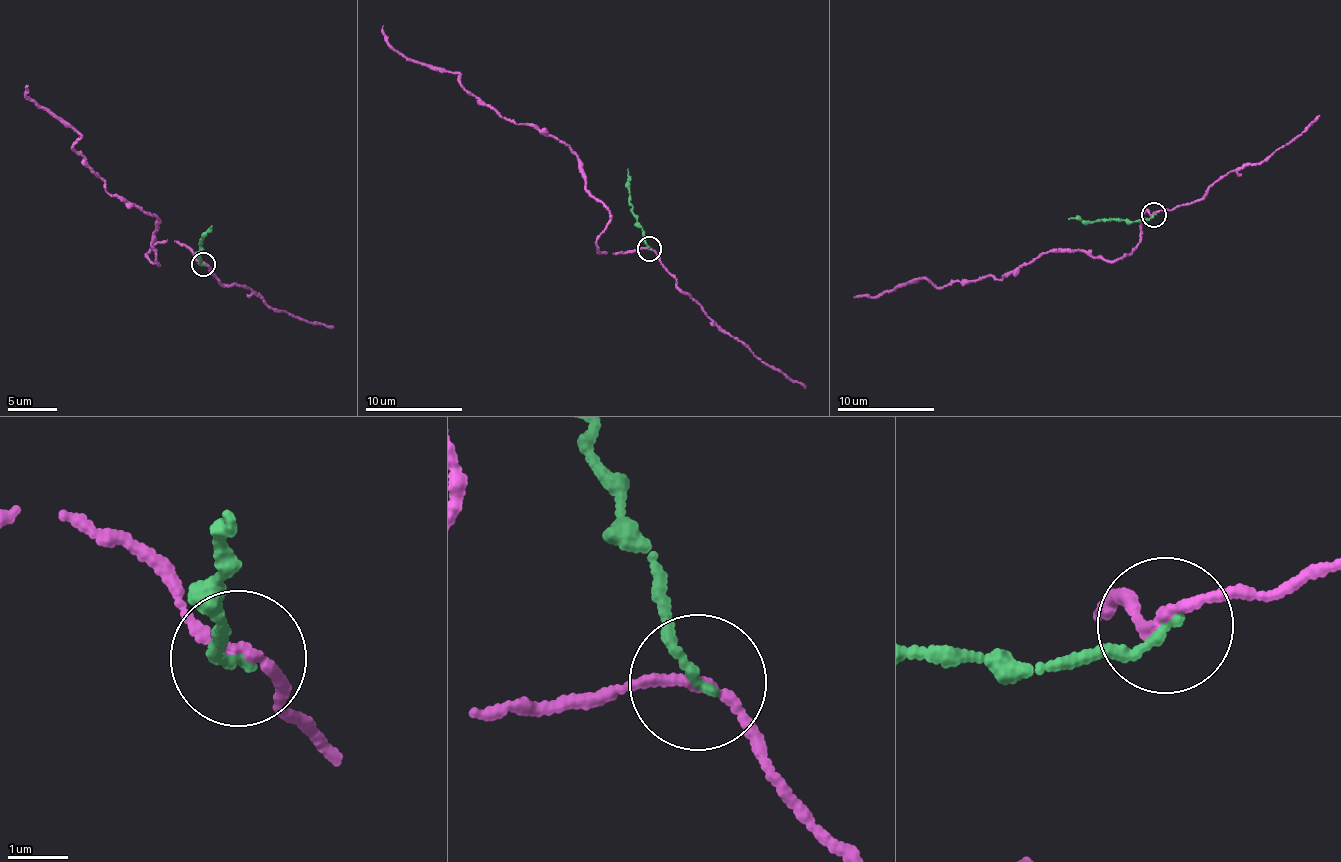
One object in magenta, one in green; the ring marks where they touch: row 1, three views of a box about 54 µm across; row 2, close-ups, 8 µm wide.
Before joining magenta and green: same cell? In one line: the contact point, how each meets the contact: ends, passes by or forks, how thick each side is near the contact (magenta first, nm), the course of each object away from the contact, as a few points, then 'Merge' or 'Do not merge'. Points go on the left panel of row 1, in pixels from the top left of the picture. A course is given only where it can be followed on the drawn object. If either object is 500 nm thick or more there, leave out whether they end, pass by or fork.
Place: (203, 264). At the ring magenta passes by. At the ring green ends. Thickness 160 nm (magenta) against 150 nm. Course of magenta: (203, 265), (167, 238), (146, 256), (159, 264), (160, 222), (107, 192), (29, 86). Course of green: (203, 265), (200, 244), (212, 226). Do not merge

